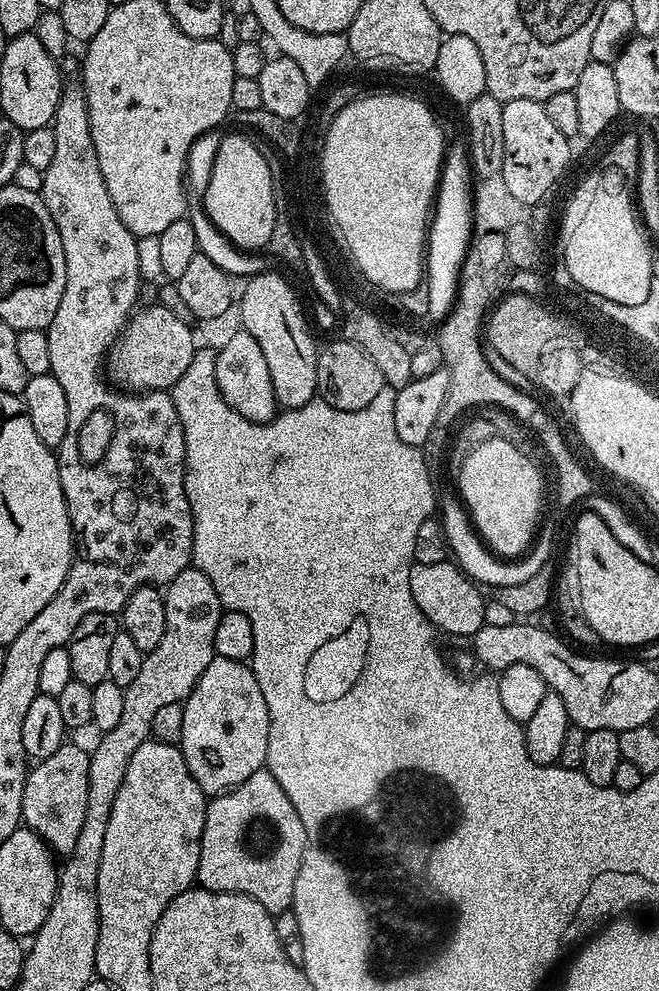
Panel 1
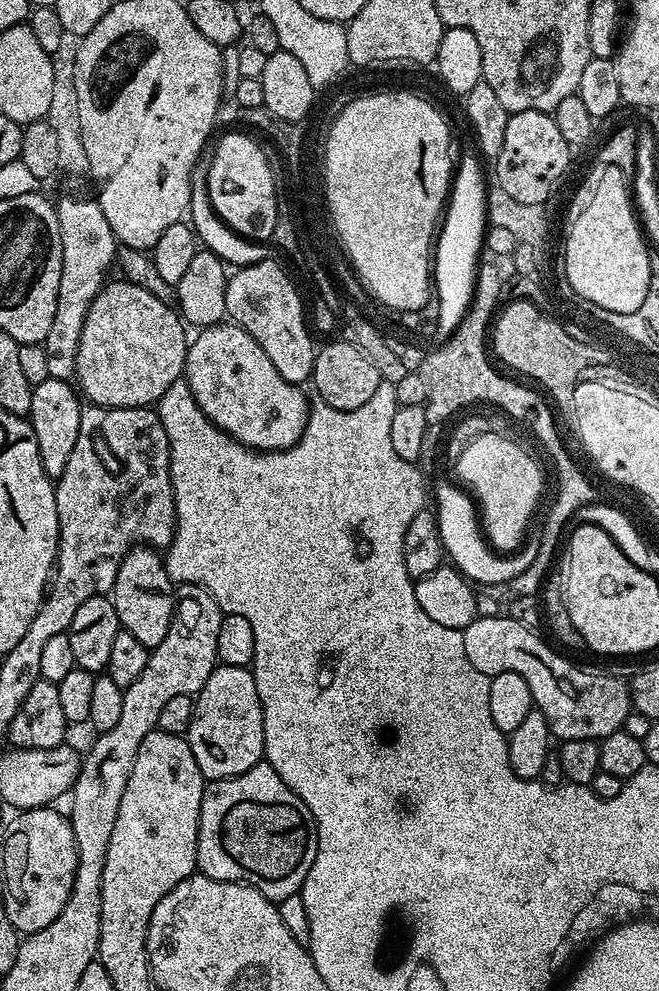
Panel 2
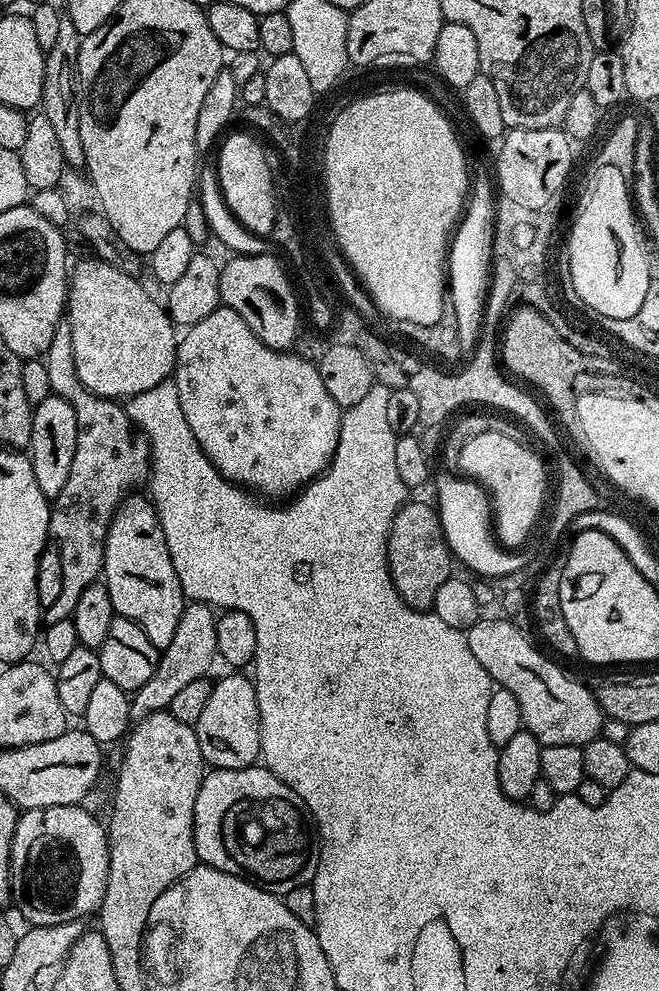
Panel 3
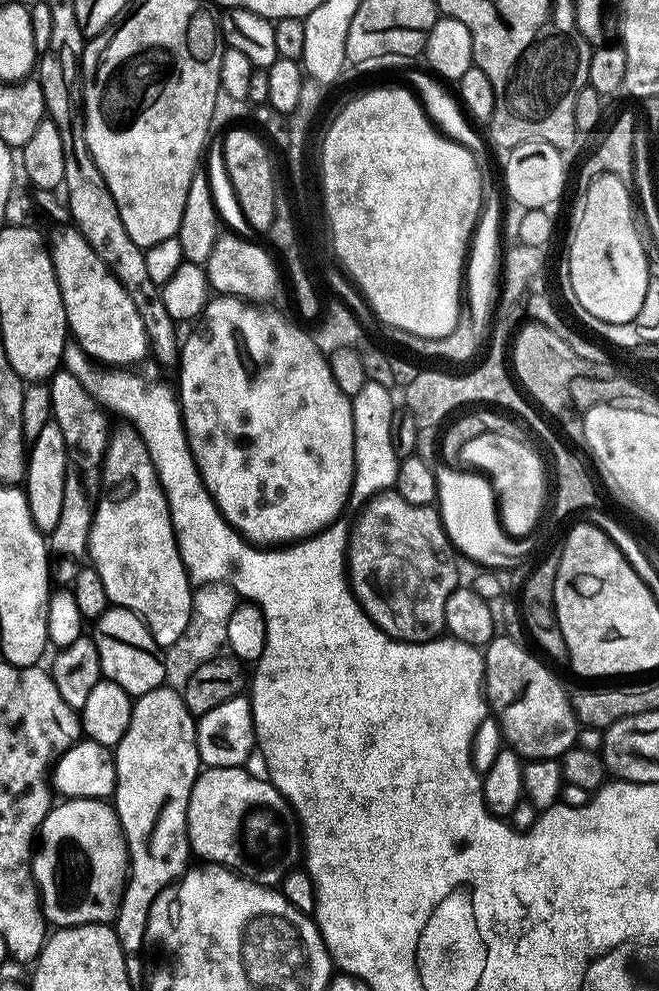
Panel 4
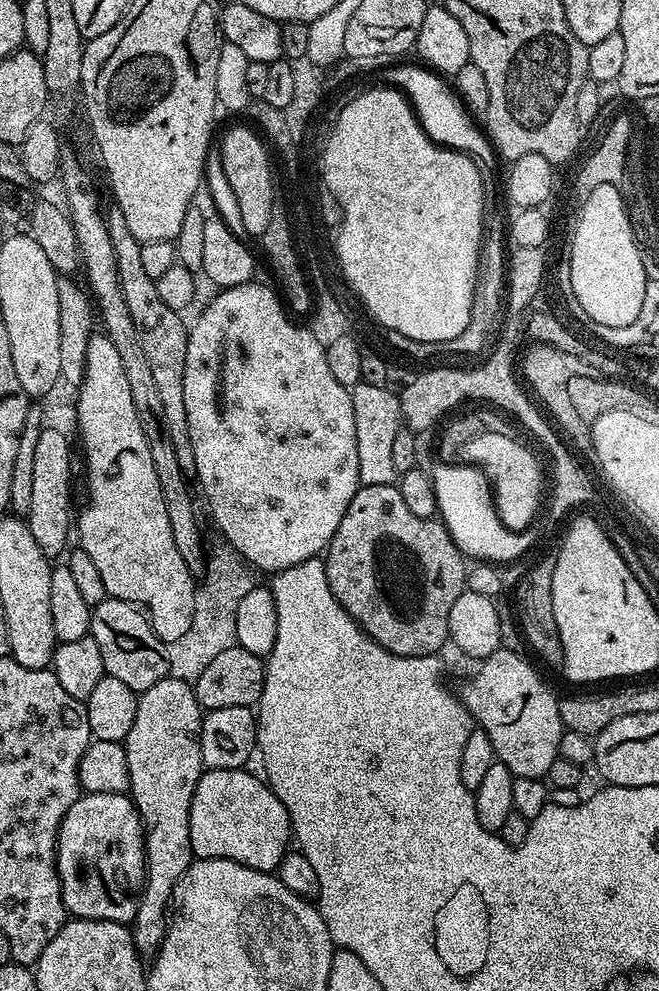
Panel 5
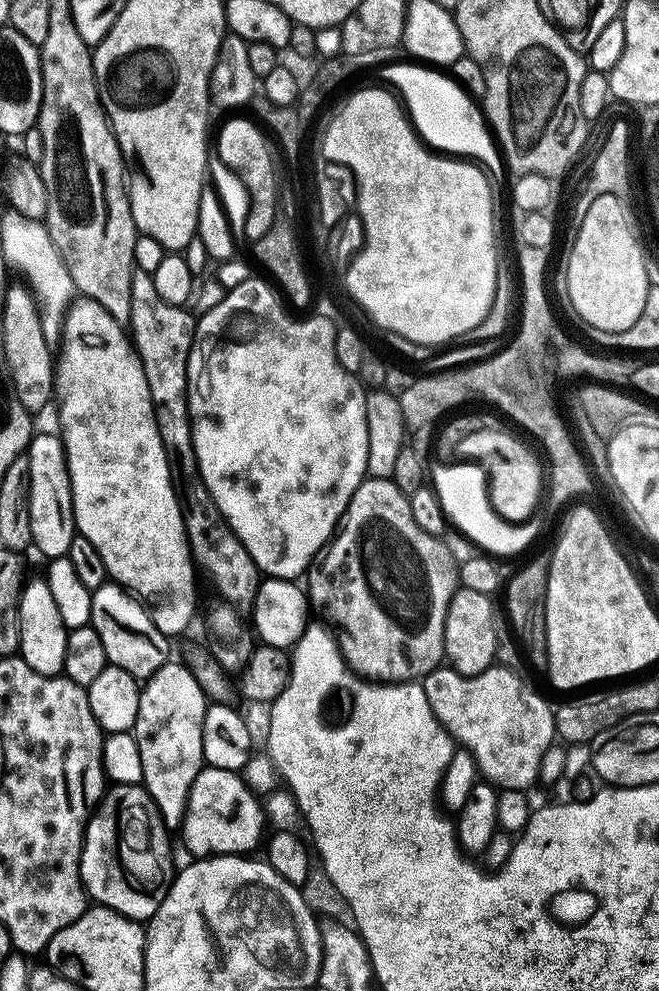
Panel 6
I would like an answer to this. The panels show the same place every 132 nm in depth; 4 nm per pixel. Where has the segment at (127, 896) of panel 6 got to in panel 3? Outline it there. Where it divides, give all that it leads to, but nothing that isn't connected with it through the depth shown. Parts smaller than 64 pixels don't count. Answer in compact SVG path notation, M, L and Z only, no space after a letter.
M67 804L66 806L50 806L49 808L30 808L19 813L14 830L14 838L10 846L10 870L12 871L12 899L11 903L29 921L29 925L41 928L42 926L54 926L71 920L83 921L84 916L99 913L100 903L106 894L106 882L110 874L110 854L108 853L108 834L103 823L100 824L80 804Z

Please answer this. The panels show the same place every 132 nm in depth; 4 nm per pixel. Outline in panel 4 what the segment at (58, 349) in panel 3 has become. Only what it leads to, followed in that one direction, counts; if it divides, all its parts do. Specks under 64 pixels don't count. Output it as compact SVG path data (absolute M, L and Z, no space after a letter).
M67 370L53 372L48 389L54 422L64 431L68 447L66 490L62 490L62 518L58 518L58 526L50 534L50 544L55 551L57 548L60 552L69 552L76 560L85 559L92 519L96 517L96 506L102 495L105 456L110 447L109 413L88 393L86 386L78 382L74 373Z

